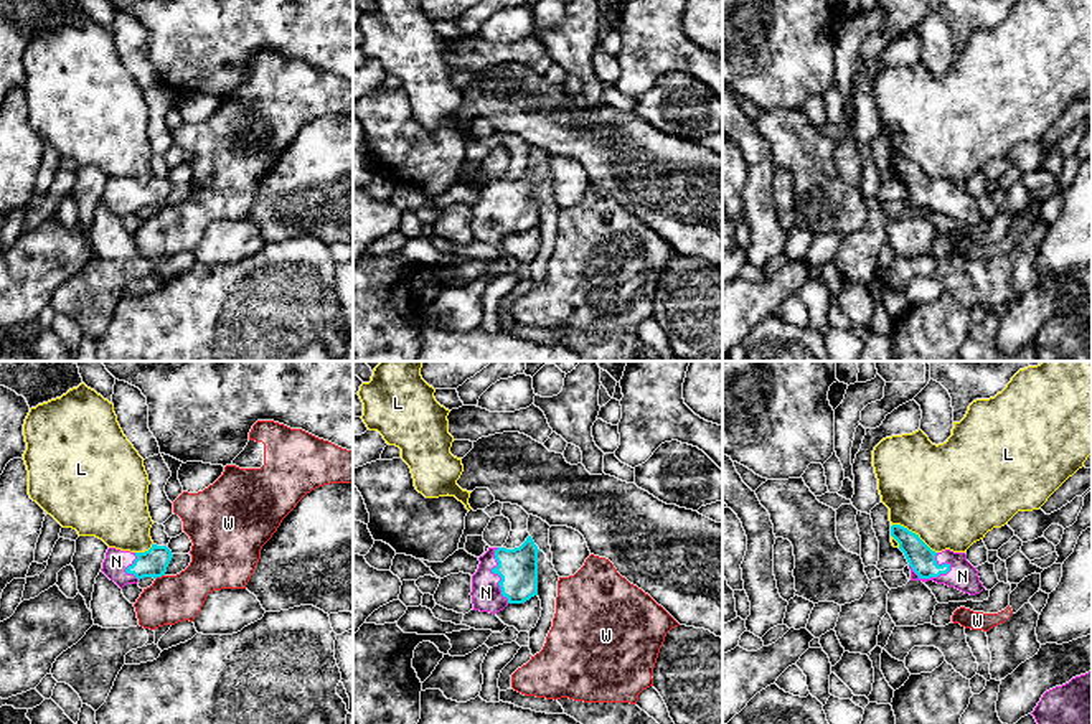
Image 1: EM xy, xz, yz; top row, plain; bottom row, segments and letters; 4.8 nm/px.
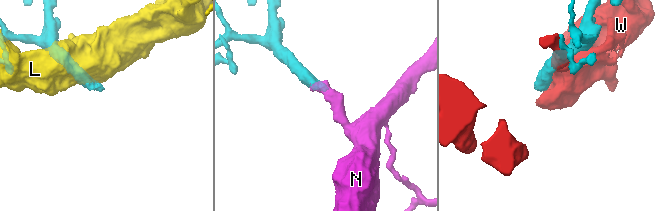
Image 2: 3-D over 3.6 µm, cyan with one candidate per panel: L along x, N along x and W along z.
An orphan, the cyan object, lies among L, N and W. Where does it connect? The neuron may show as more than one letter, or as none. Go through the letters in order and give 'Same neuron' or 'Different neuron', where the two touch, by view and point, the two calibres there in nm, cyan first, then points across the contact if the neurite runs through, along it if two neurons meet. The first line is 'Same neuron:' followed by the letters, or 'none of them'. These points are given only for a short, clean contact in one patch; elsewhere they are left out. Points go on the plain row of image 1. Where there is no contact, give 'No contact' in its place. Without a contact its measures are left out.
Same neuron: N
L: Different neuron. Touches cyan at yz (914, 164). Thickness 140 nm (cyan) against 480 nm. Boundary: yz (891, 155), (901, 155), (914, 162), (936, 183)
N: Same neuron. Touches cyan at yz (929, 208). Thickness 140 nm (cyan) against 140 nm. Path across: yz (921, 188), (929, 198), (929, 208), (962, 206)
W: Different neuron. Touches cyan at xy (159, 206). Thickness 140 nm (cyan) against 240 nm

